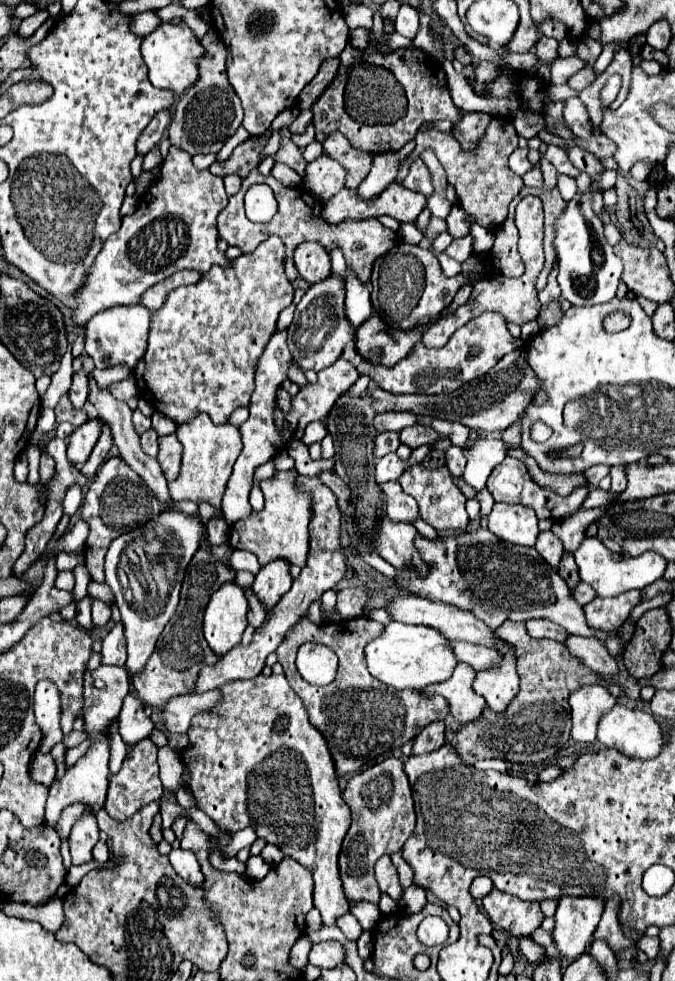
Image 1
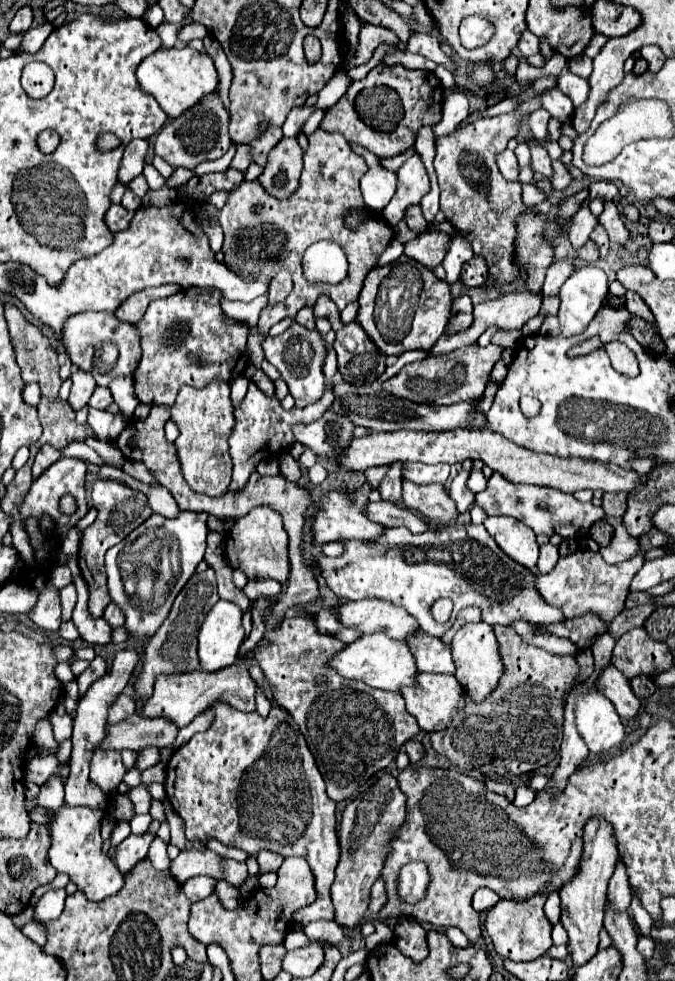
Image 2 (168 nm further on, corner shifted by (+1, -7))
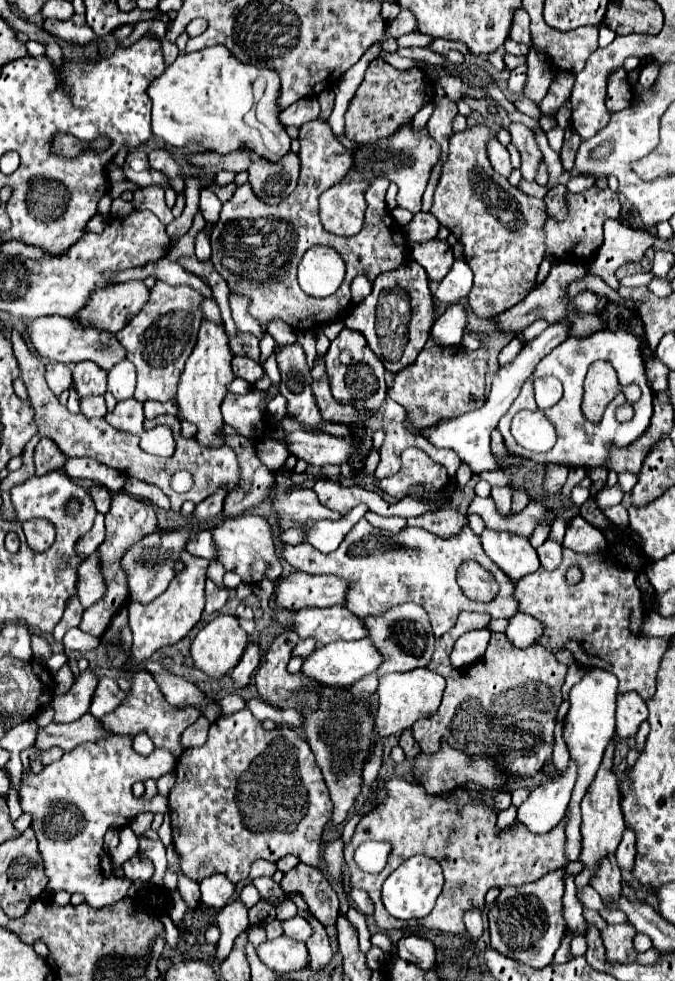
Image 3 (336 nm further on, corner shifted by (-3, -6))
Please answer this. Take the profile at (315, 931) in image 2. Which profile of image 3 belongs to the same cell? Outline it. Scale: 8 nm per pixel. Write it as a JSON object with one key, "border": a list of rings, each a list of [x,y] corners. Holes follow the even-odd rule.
{"border":[[[296,915],[296,917],[288,919],[288,921],[284,921],[282,927],[284,927],[284,935],[288,935],[288,937],[292,937],[296,941],[306,941],[306,939],[312,937],[312,927],[310,927],[308,919],[304,919],[304,917]]]}

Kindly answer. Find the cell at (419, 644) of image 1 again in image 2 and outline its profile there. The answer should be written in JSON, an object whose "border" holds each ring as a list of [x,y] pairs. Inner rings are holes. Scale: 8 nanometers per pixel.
{"border":[[[382,632],[360,636],[358,640],[342,648],[342,652],[334,654],[328,660],[328,666],[348,680],[360,680],[372,688],[390,690],[390,692],[398,692],[402,686],[416,682],[416,664],[414,664],[414,656],[410,654],[408,646],[398,640],[390,640]]]}

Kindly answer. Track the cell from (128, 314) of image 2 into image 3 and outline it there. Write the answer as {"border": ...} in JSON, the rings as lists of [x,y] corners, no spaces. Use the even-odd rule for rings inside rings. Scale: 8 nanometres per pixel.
{"border":[[[126,281],[104,291],[94,291],[90,303],[76,315],[84,323],[98,323],[108,331],[122,331],[148,303],[150,289],[144,281]]]}

